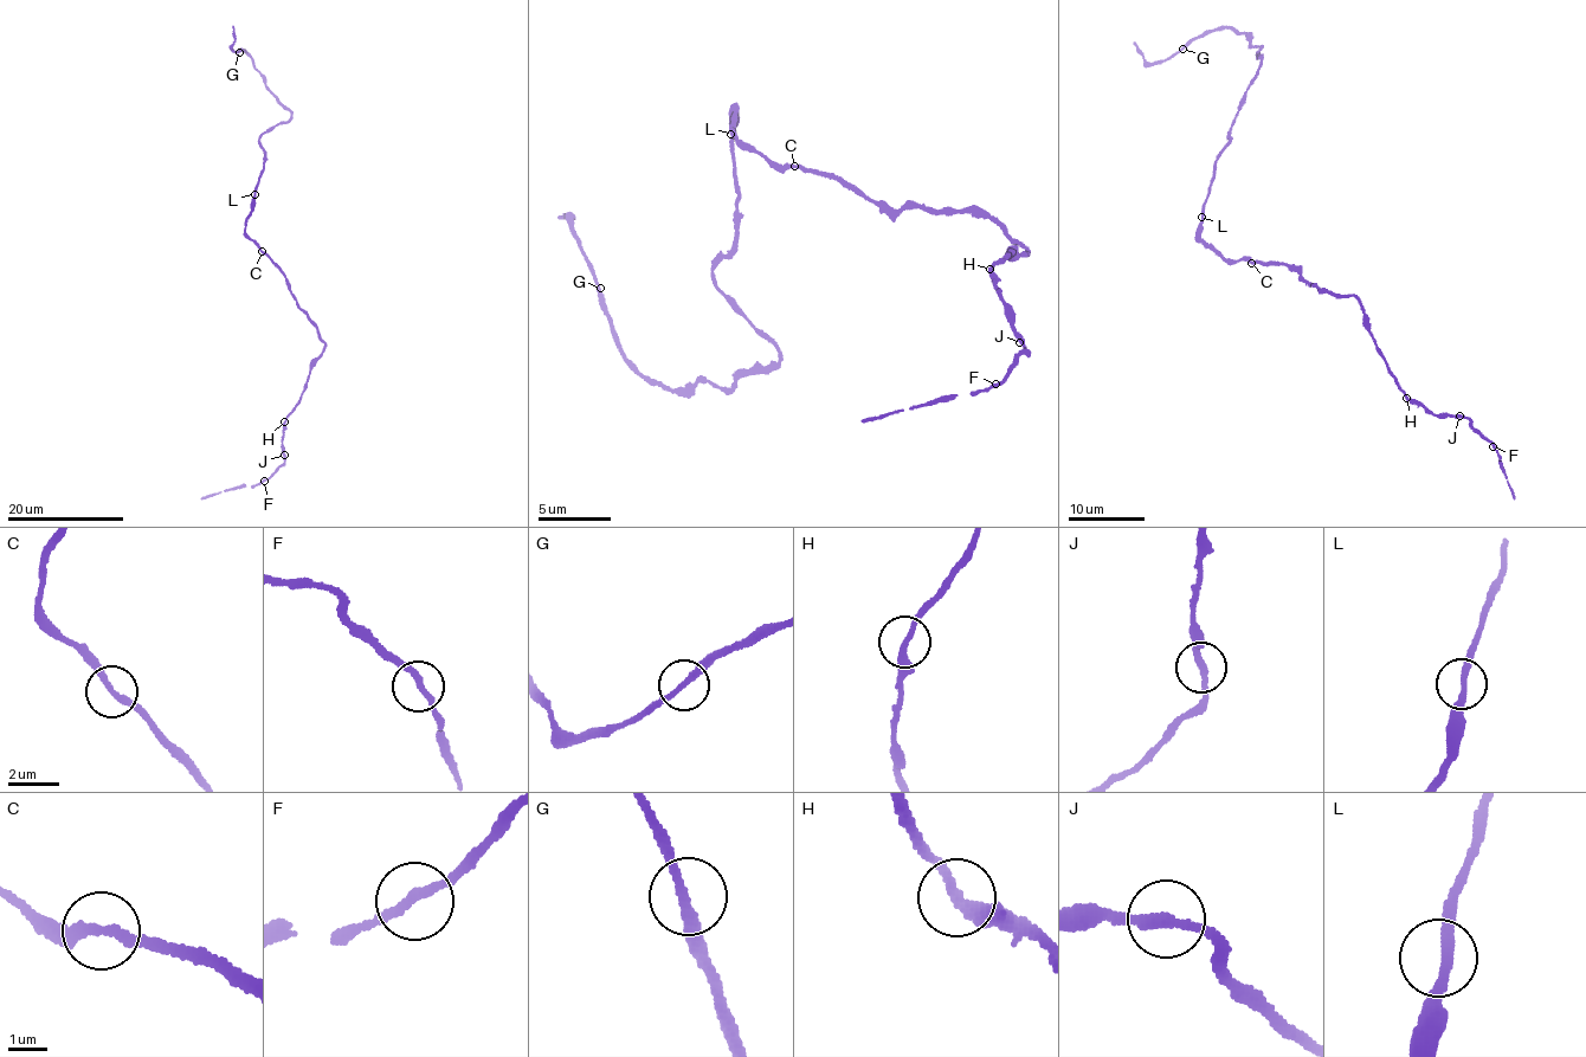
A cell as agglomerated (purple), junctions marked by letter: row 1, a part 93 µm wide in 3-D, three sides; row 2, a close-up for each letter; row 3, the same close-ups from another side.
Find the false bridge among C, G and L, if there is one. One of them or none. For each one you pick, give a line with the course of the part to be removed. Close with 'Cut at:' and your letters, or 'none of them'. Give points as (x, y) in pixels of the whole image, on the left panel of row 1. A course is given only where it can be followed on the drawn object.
Cut at: none of them

